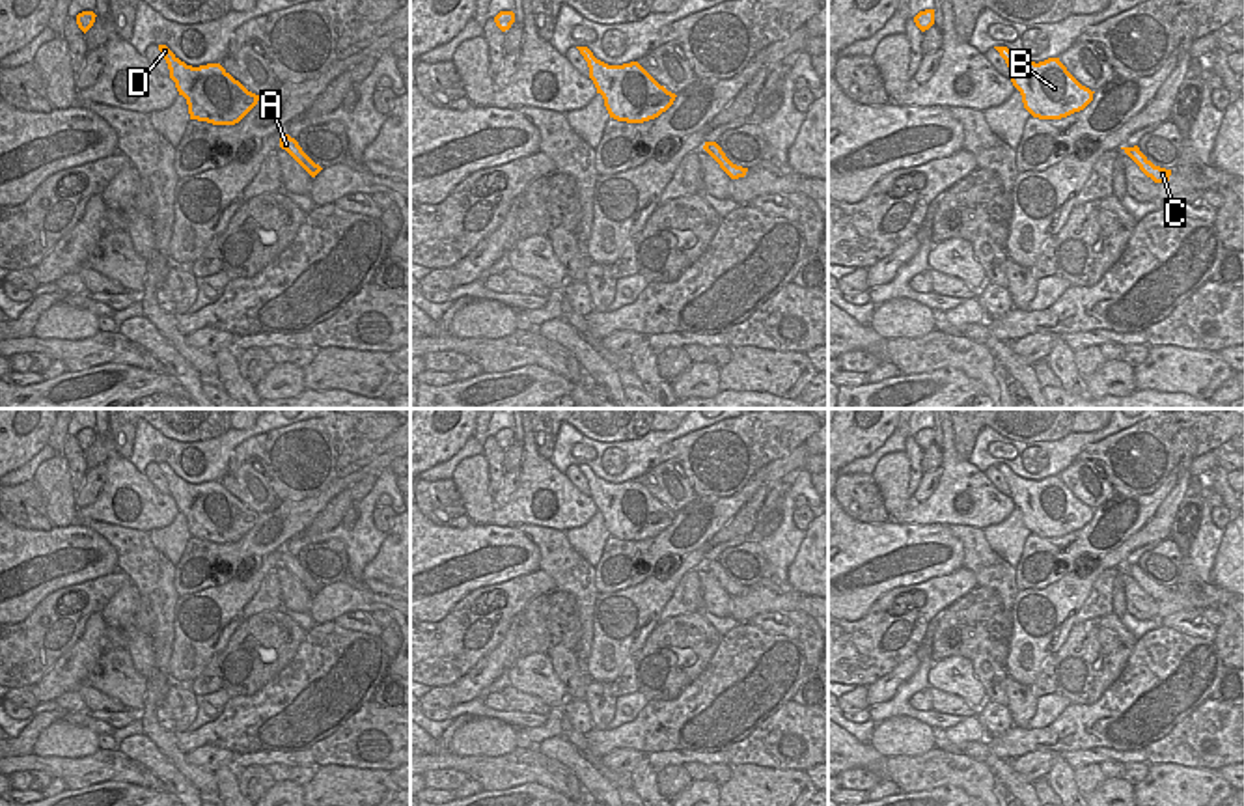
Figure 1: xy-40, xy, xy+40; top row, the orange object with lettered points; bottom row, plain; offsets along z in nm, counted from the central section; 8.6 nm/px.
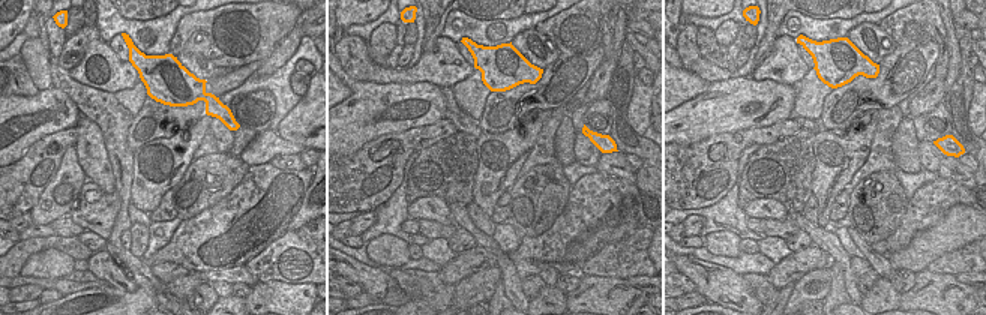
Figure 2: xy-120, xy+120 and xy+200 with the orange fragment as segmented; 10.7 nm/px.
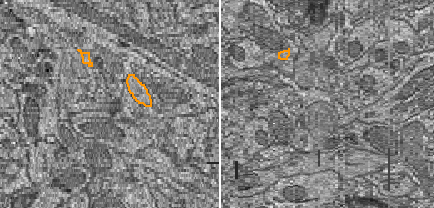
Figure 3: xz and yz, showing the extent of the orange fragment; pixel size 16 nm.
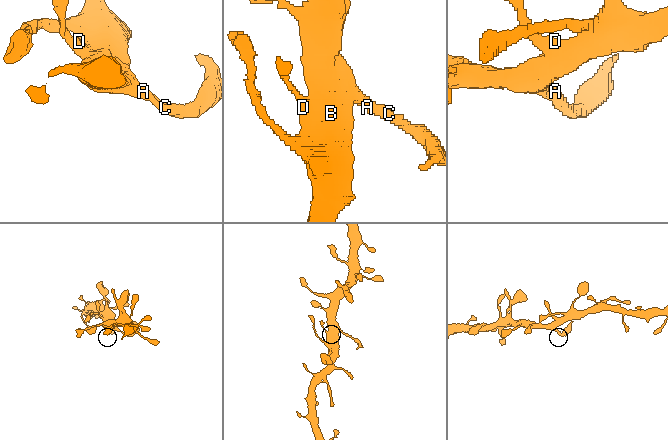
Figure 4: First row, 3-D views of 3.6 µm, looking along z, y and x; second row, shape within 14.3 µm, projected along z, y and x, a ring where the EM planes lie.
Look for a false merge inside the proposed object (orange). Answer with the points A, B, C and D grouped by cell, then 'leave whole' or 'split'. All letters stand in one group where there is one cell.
groups A B C D; leave whole

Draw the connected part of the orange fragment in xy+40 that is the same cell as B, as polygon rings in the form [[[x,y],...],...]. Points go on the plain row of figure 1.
[[[1007,465],[994,466],[1005,478],[1009,496],[1033,535],[1061,537],[1084,528],[1093,519],[1095,509],[1082,504],[1059,476],[1035,481],[1018,478]]]

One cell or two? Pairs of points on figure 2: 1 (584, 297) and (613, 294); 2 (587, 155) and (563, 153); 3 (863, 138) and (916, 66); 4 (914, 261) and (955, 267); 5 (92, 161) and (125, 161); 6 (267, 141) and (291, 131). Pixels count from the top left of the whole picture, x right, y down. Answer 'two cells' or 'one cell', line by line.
1: one cell
2: two cells
3: two cells
4: two cells
5: two cells
6: two cells

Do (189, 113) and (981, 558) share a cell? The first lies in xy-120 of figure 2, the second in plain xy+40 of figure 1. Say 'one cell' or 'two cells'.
two cells

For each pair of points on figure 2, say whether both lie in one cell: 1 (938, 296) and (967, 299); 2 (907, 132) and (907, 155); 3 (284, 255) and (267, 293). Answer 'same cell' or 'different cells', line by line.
1: same cell
2: same cell
3: different cells

